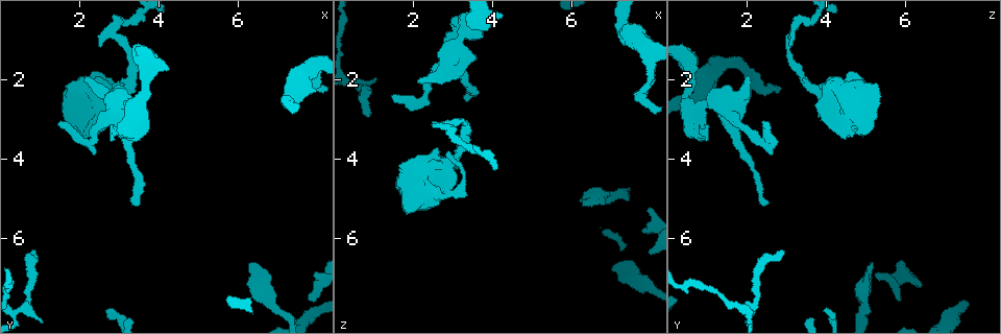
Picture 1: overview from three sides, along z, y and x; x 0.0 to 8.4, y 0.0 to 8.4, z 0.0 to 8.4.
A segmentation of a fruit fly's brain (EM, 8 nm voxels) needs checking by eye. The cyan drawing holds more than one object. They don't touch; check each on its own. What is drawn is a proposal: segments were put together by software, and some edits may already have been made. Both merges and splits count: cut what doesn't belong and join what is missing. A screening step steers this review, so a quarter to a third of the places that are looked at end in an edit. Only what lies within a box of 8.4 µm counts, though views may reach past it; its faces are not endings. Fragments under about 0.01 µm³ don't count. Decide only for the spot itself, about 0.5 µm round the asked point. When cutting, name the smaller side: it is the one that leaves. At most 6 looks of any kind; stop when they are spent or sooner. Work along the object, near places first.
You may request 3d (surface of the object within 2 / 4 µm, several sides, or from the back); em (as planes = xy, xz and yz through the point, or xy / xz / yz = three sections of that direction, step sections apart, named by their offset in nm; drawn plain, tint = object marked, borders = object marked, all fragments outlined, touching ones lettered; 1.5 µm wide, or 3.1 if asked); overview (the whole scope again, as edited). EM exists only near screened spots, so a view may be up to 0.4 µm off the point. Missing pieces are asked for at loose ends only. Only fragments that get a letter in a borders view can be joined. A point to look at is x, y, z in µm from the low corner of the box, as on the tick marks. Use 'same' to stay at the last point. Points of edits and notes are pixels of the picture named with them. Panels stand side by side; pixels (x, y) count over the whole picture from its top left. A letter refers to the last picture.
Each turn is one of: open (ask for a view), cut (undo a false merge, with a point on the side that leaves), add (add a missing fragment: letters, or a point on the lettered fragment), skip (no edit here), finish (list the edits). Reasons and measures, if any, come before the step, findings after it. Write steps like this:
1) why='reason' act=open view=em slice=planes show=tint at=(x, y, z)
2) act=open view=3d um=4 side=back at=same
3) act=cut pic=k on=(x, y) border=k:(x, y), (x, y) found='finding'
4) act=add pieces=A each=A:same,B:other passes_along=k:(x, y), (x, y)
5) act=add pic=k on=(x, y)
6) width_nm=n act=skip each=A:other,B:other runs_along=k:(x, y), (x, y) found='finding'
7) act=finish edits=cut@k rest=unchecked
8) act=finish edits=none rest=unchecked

why='free end' act=open view=em slice=xy step=8 show=borders at=(6.40, 6.55, 5.15)

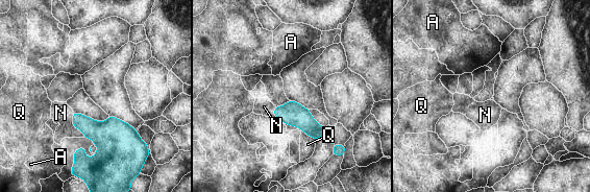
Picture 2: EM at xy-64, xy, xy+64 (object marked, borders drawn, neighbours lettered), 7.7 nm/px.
act=open view=em slice=planes show=borders at=same

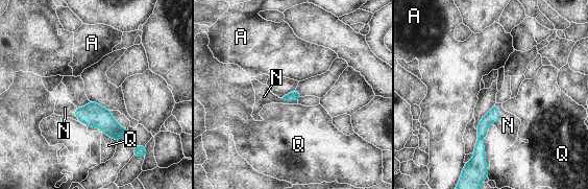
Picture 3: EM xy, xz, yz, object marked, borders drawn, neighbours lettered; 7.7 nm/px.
act=add pieces=N each=A:other,N:same,Q:other found='the neuron continues'

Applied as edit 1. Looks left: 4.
why='end of a long branch' act=open view=3d um=2 side=back at=(3.40, 5.15, 2.50)

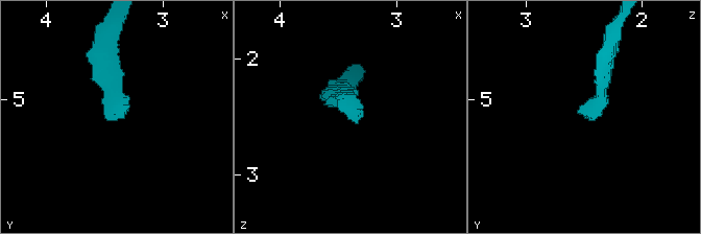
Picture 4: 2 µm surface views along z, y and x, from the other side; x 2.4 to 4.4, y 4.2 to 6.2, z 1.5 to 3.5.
act=open view=em slice=planes show=tint at=(3.42, 5.10, 2.52)

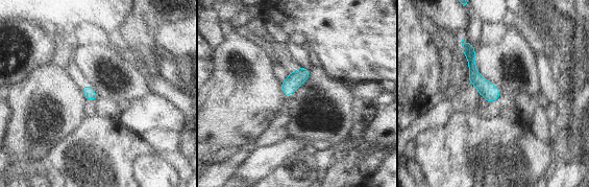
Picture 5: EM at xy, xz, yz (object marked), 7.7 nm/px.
why='see the neighbours' act=open view=em slice=planes show=borders at=same

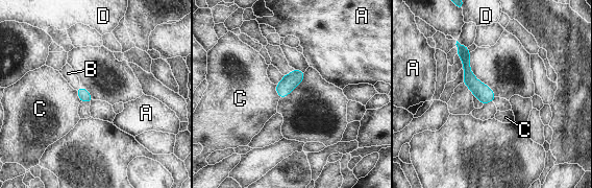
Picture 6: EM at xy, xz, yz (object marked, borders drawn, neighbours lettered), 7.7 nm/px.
act=add pieces=B each=A:other,B:same,C:other,D:other passes_along=6:(82, 93), (79, 88), (68, 73) found='it goes on there'

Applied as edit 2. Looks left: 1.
act=finish edits=add@3,add@6 rest=unchecked

